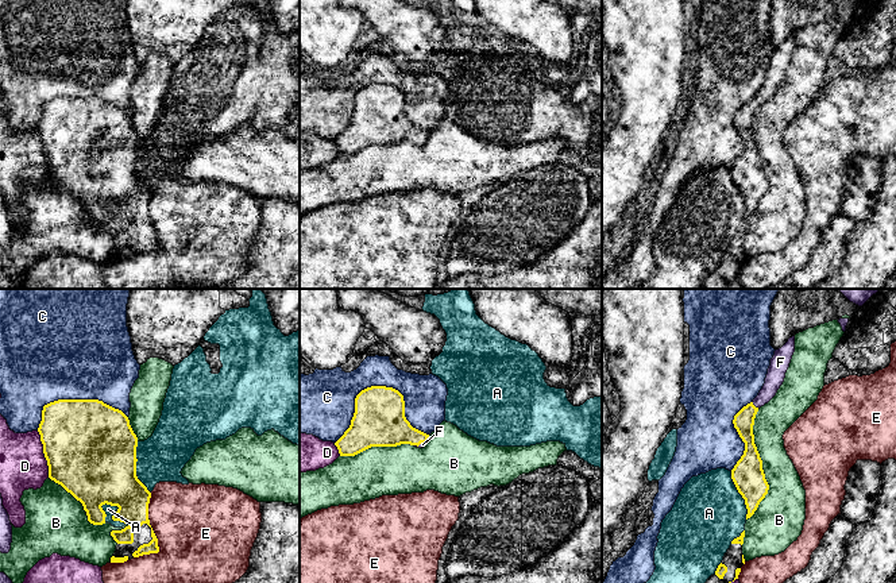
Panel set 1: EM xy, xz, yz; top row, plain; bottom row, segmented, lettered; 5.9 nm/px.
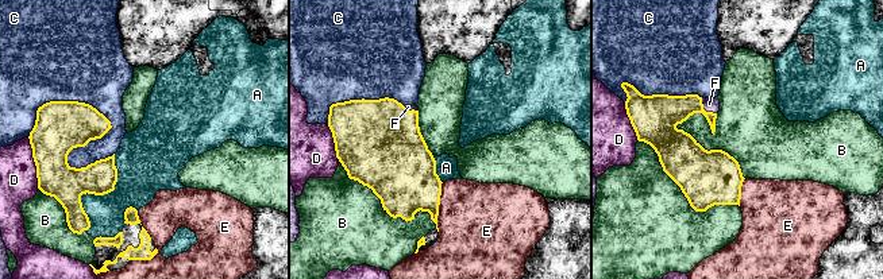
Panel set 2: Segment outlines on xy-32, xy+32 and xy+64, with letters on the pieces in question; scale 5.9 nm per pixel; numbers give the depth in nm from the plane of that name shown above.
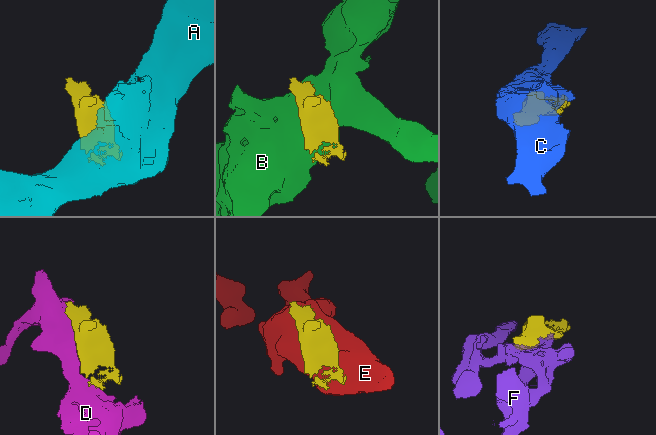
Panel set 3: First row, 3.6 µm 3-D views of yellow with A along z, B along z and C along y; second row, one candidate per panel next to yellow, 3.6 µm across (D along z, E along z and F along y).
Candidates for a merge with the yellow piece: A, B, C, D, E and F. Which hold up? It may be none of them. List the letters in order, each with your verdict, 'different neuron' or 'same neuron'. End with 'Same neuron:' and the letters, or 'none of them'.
A: different neuron
B: different neuron
C: different neuron
D: different neuron
E: different neuron
F: same neuron
Same neuron: F

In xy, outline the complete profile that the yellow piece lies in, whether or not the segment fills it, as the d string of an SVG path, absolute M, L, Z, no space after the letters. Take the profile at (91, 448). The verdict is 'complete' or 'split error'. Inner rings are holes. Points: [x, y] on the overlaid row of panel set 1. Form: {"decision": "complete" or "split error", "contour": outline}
{"decision": "split error", "contour": "M58 399L43 406L38 432L49 466L49 478L82 503L90 524L105 524L103 505L119 507L112 520L127 526L111 532L117 543L111 563L158 553L158 538L148 520L151 493L136 476L138 437L128 417L99 399Z"}

